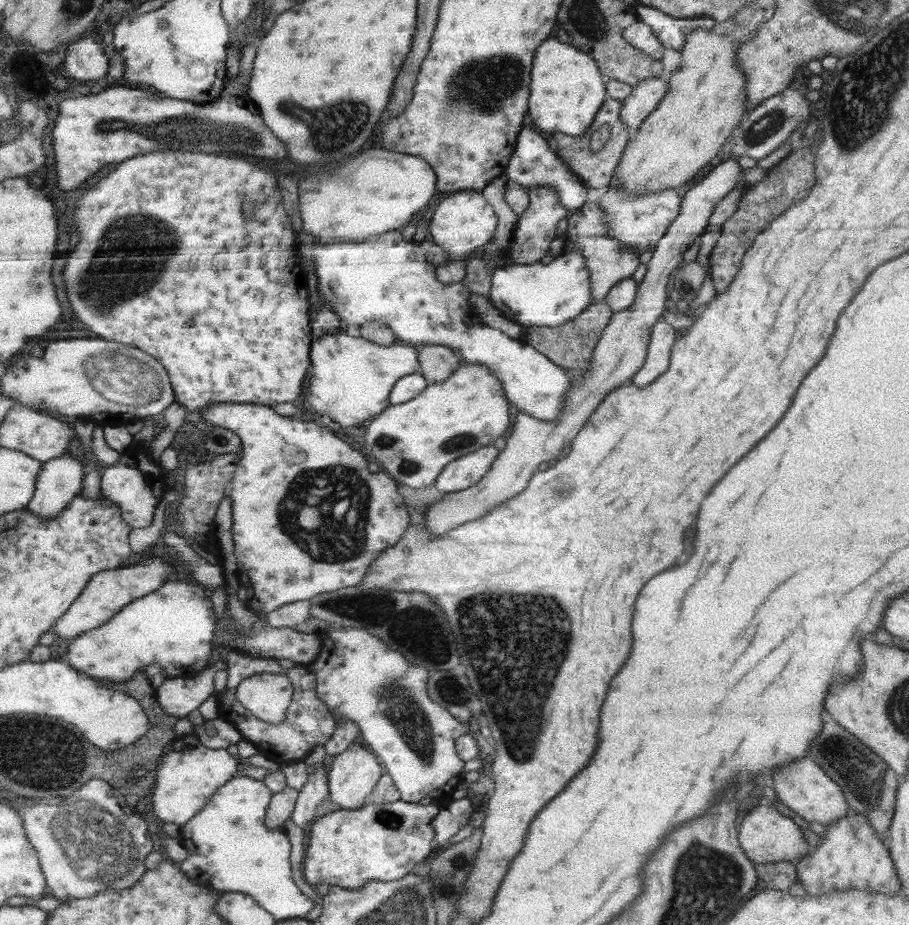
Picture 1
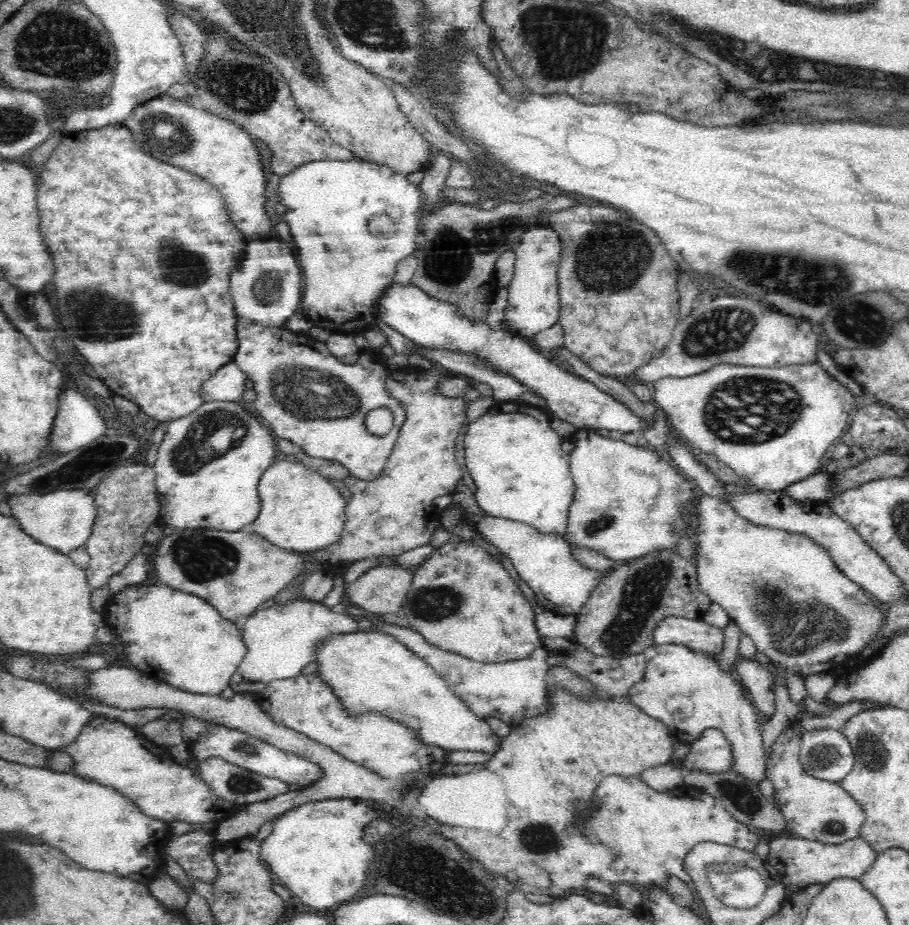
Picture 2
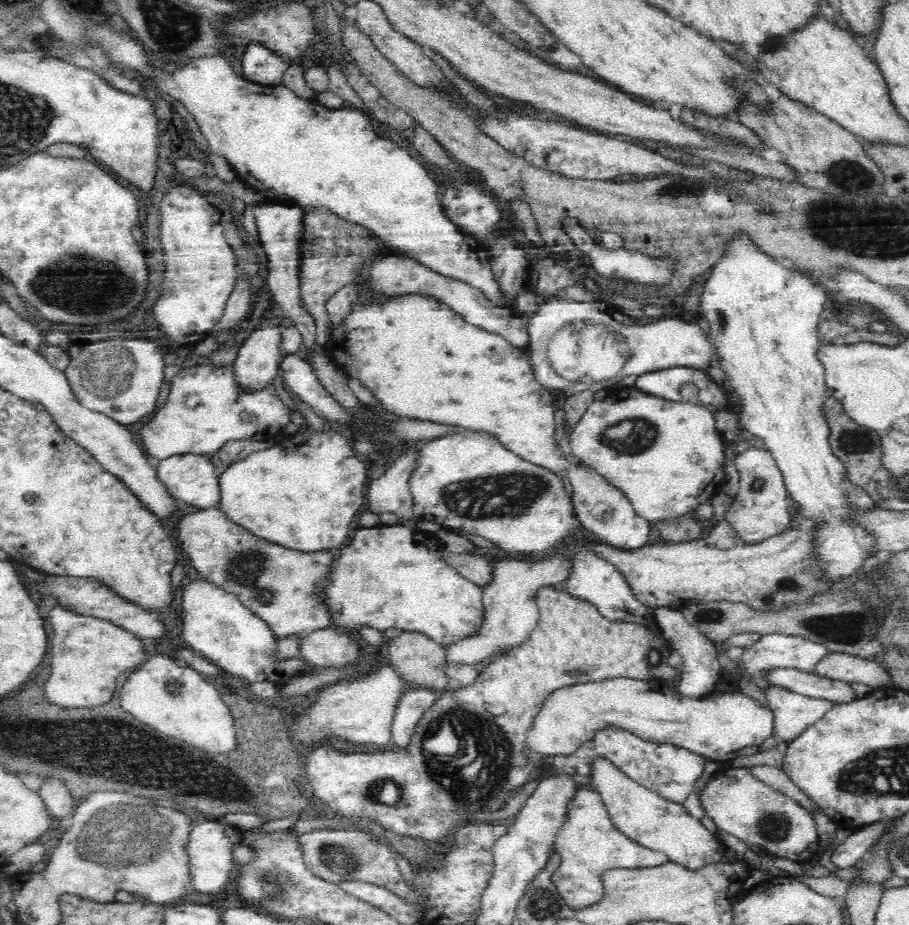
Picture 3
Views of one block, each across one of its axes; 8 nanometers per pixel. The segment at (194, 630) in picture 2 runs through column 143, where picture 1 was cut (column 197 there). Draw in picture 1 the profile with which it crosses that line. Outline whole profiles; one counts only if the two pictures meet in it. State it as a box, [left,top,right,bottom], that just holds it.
[66,579,218,682]

